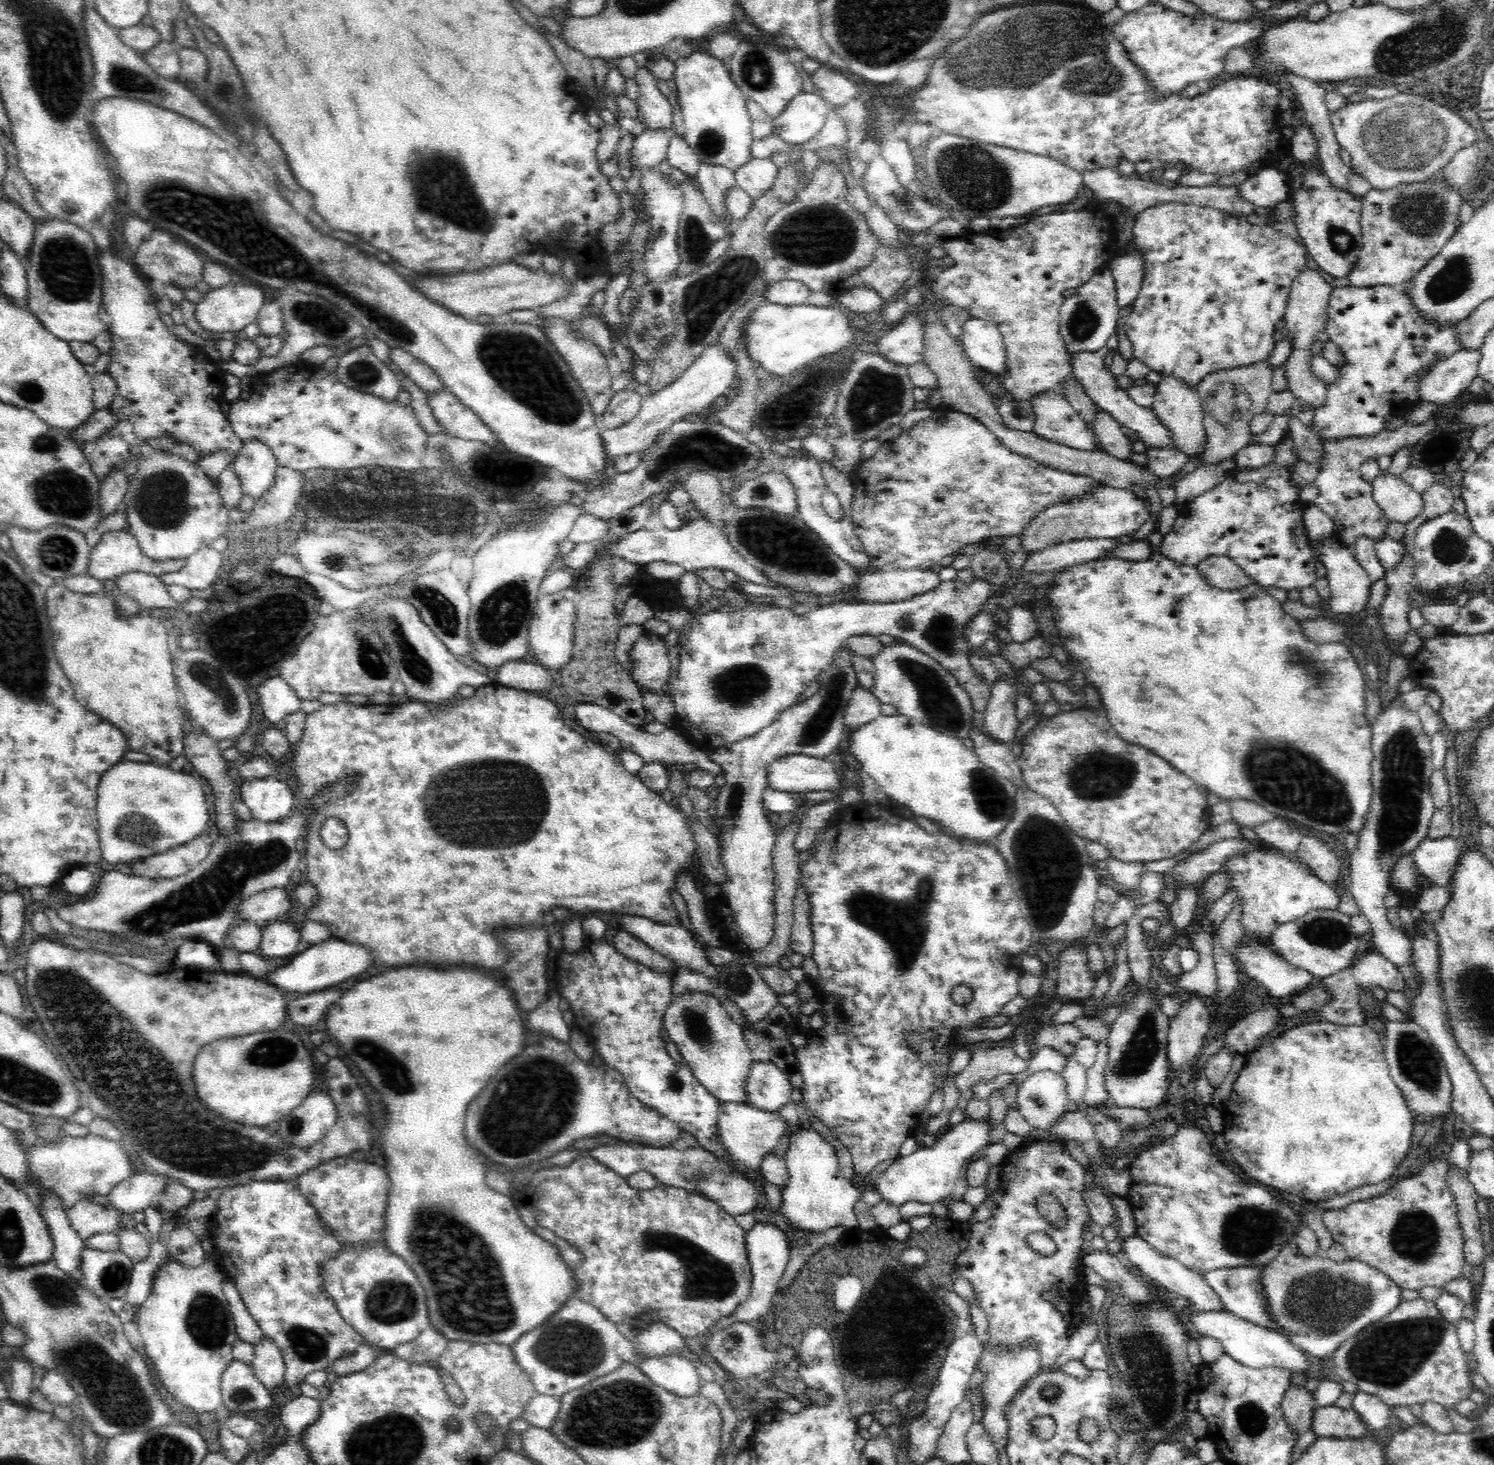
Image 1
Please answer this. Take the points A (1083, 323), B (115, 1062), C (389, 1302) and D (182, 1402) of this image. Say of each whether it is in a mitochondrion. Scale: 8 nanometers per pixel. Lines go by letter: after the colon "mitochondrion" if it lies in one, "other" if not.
A: mitochondrion
B: mitochondrion
C: mitochondrion
D: other

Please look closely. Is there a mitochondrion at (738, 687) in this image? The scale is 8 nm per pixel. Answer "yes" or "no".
yes

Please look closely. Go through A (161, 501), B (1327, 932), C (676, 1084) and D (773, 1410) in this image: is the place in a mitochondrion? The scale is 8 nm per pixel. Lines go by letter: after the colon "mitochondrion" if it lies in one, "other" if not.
A: mitochondrion
B: mitochondrion
C: mitochondrion
D: other

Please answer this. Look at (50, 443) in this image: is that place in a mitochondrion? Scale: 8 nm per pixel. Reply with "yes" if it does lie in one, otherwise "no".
yes

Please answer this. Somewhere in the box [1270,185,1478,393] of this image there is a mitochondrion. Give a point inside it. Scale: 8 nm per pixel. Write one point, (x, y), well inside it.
(1456, 278)

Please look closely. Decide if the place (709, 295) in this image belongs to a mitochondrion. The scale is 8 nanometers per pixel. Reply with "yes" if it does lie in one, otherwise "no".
yes

